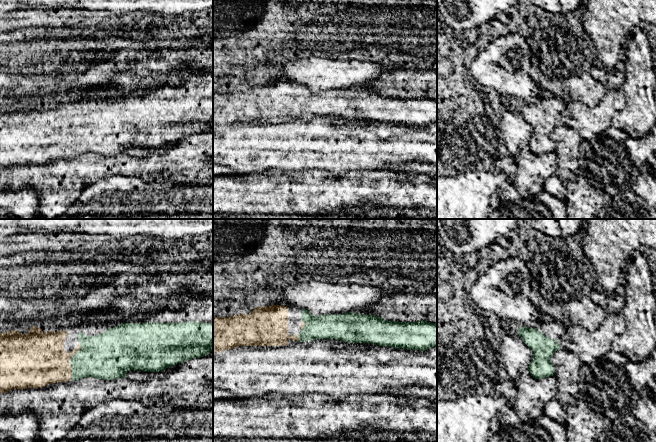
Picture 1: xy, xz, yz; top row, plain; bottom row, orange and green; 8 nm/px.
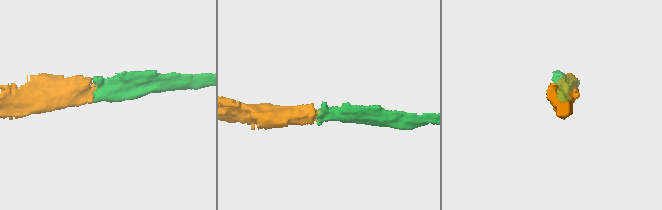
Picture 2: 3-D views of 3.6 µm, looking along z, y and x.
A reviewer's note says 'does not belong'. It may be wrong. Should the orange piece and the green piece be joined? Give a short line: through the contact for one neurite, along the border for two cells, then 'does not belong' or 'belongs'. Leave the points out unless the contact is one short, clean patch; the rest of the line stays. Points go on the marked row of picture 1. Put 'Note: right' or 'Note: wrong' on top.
Note: wrong
xy (39, 359), (70, 358), (101, 356) | belongs

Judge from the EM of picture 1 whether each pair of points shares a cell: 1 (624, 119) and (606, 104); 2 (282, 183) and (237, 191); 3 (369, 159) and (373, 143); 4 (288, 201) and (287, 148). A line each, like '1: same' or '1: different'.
1: different
2: same
3: same
4: different

